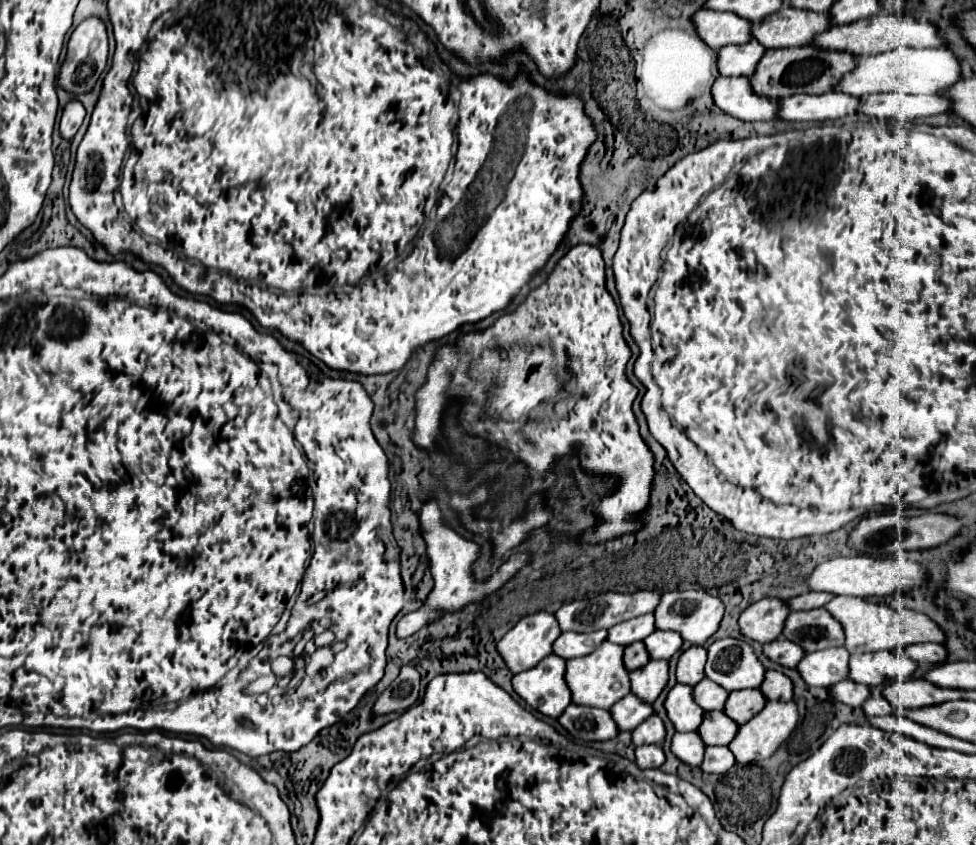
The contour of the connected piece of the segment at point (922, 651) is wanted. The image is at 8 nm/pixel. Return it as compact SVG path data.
M938 643L908 645L908 647L900 649L900 653L904 657L910 657L910 659L918 661L918 663L924 663L924 661L928 661L928 663L942 663L942 661L946 661L946 655L948 655L946 647L938 645Z

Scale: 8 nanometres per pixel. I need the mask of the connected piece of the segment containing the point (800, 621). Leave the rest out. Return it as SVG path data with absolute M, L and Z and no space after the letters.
M826 609L794 611L786 619L782 637L802 645L808 653L828 647L842 647L846 641L842 625L838 625L838 621L834 621Z

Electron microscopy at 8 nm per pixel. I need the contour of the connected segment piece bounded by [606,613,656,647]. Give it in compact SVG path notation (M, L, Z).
M648 613L648 615L642 615L642 617L634 617L634 621L614 625L614 629L608 629L606 639L626 647L626 645L630 645L634 641L644 641L652 631L656 631L654 615Z

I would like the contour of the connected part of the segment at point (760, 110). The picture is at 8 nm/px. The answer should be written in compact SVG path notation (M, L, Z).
M718 77L712 87L712 97L724 113L742 121L774 119L774 105L780 101L750 93L750 77Z

